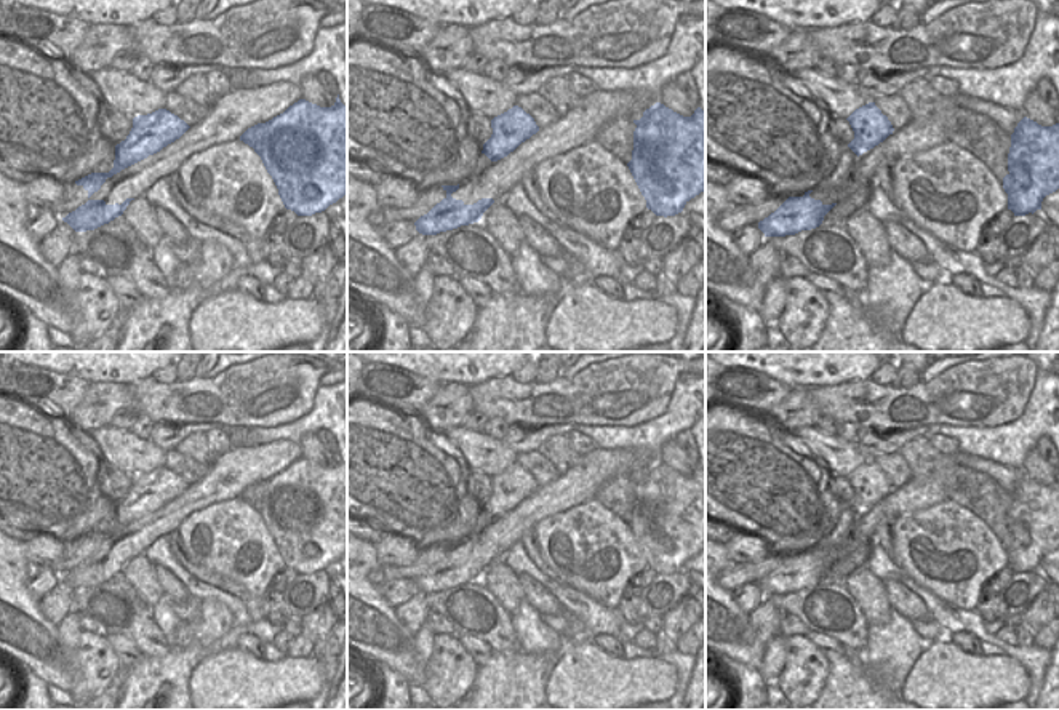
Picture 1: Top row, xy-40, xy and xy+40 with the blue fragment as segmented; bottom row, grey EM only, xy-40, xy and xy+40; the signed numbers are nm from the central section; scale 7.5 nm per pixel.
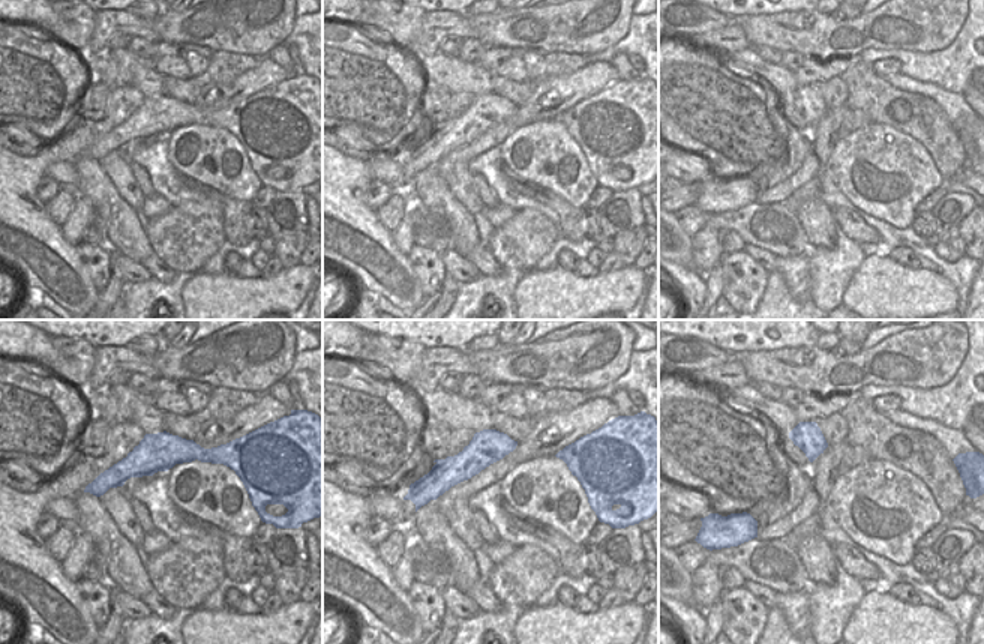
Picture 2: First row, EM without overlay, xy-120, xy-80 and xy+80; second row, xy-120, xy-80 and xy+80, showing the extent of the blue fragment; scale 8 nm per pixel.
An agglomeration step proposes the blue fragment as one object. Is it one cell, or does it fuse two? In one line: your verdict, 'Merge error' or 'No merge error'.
Merge error

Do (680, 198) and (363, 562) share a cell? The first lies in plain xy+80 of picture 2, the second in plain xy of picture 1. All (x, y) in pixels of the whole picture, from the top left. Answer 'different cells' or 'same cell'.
different cells

